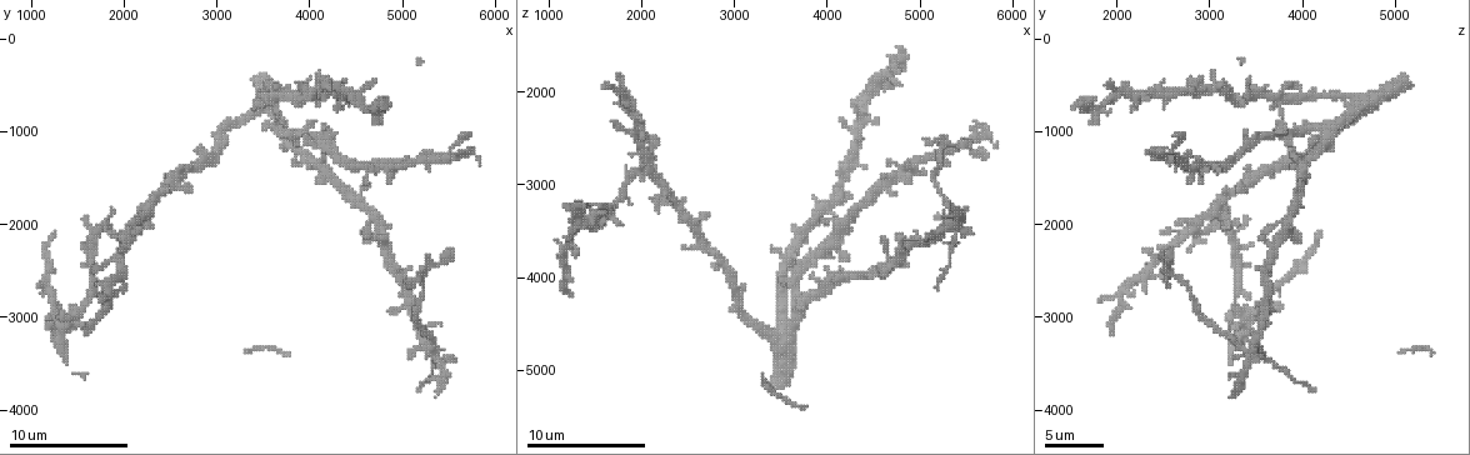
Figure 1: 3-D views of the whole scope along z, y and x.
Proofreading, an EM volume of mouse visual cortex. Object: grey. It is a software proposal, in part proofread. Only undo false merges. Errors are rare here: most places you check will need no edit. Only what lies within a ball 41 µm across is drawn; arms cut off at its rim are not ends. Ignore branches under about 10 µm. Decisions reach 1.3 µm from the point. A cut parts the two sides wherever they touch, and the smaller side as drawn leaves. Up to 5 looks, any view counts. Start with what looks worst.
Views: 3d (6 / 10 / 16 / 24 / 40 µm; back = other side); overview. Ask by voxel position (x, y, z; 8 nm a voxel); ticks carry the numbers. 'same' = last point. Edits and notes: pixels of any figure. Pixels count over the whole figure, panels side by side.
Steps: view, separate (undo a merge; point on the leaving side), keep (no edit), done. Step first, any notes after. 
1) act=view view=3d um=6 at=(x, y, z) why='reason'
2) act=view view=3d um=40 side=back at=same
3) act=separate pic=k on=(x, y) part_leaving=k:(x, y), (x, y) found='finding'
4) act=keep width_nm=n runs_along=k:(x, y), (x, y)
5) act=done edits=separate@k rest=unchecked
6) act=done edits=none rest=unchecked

act=view view=3d um=16 at=(4300, 600, 2350)

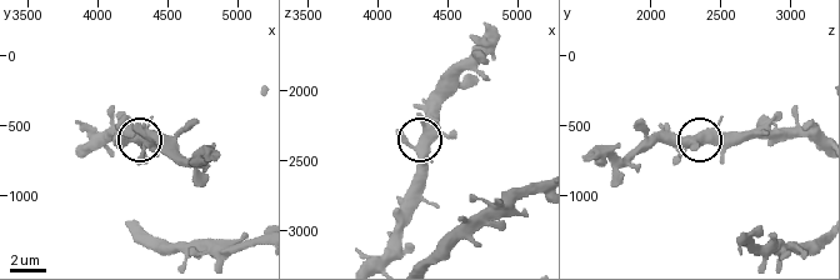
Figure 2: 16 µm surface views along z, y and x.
act=view view=3d um=16 side=back at=(4300, 600, 2320)

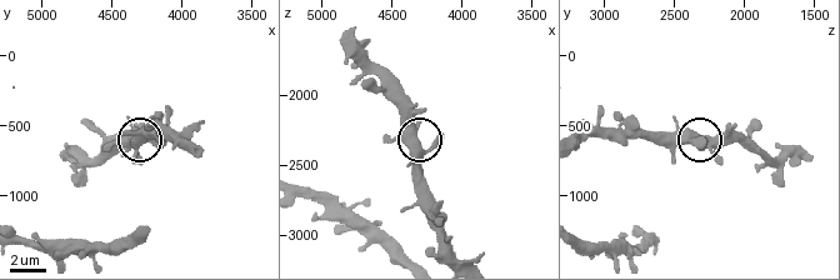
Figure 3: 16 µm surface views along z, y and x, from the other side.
act=keep width_nm=420 found='one neuron here'

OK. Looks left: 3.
act=view view=3d um=10 at=(4300, 1250, 3350) why='thick turns thin'

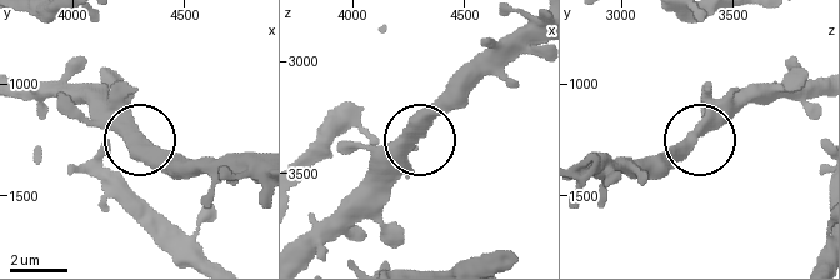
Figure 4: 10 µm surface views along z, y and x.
act=keep found='one neuron here'

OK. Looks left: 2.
act=view view=3d um=16 at=(3850, 1200, 4150)

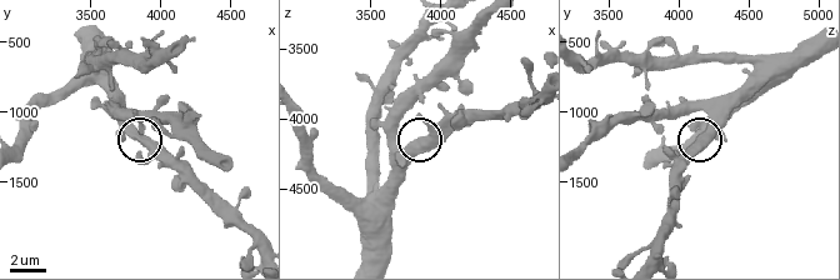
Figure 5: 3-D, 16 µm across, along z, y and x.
act=keep width_nm=510 found='all the same neuron'

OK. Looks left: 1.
act=done edits=none rest=unchecked

